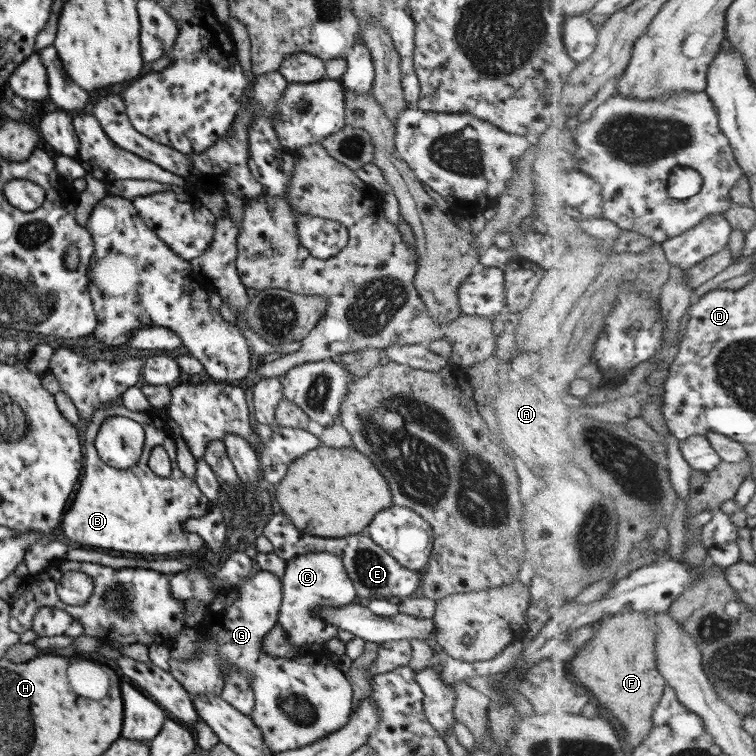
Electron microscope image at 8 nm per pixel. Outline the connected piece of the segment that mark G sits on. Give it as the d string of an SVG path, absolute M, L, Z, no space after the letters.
M259 571L250 580L242 581L238 585L238 590L221 592L221 596L216 602L215 617L205 616L194 626L195 630L201 631L201 634L204 635L196 643L199 651L195 651L193 657L170 659L168 662L168 672L190 696L197 695L197 693L218 695L221 692L223 675L221 675L219 660L235 666L241 674L245 674L254 696L253 710L249 715L254 726L261 732L263 744L269 755L301 748L339 730L349 720L352 710L351 685L347 682L344 673L331 662L331 658L325 653L309 653L303 657L287 659L271 656L263 651L262 641L275 626L281 597L281 581L266 571Z

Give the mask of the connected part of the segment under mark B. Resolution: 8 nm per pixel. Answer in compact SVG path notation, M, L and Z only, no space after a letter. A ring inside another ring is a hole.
M117 400L113 404L103 404L95 409L87 422L83 438L81 478L77 482L73 500L69 502L67 510L60 518L61 523L58 524L67 540L91 548L163 556L171 552L191 553L205 547L204 541L197 534L184 532L184 523L188 518L204 516L213 505L197 489L194 481L185 477L177 468L172 430L165 418L149 411L133 412L124 409ZM111 415L127 417L142 426L143 454L135 462L135 466L127 470L117 470L115 467L104 465L95 452L94 438L100 423ZM157 446L165 449L170 460L170 474L166 479L160 479L146 465L149 451Z

